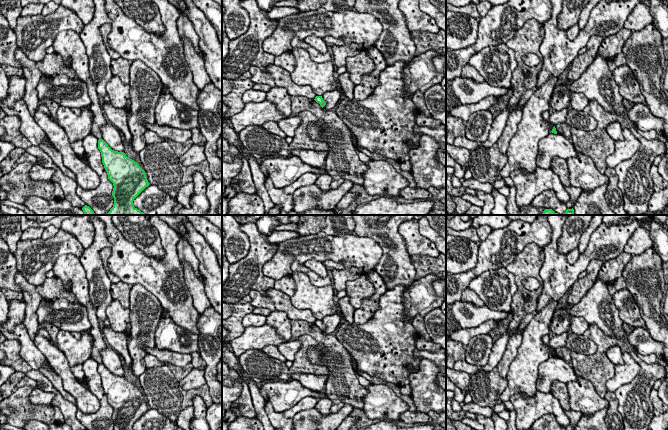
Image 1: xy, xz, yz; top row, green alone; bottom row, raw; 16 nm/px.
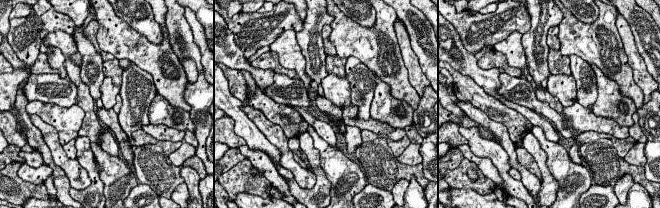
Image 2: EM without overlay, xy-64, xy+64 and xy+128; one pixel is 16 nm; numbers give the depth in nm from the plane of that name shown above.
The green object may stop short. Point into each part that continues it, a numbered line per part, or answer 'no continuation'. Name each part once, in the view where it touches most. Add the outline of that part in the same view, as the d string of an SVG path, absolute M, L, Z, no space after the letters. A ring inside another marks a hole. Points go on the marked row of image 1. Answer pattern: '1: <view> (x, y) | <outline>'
no continuation

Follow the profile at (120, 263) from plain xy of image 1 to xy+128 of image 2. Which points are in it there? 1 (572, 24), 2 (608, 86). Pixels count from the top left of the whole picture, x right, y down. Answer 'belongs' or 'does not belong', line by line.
1: belongs
2: does not belong

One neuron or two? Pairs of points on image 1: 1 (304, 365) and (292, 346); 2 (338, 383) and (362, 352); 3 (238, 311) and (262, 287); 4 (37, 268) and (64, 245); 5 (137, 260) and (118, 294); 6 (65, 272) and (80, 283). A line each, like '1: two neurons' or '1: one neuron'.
1: two neurons
2: two neurons
3: two neurons
4: one neuron
5: two neurons
6: one neuron

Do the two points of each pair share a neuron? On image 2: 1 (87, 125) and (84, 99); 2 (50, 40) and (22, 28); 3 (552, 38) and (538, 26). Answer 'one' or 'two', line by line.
1: one
2: two
3: two

